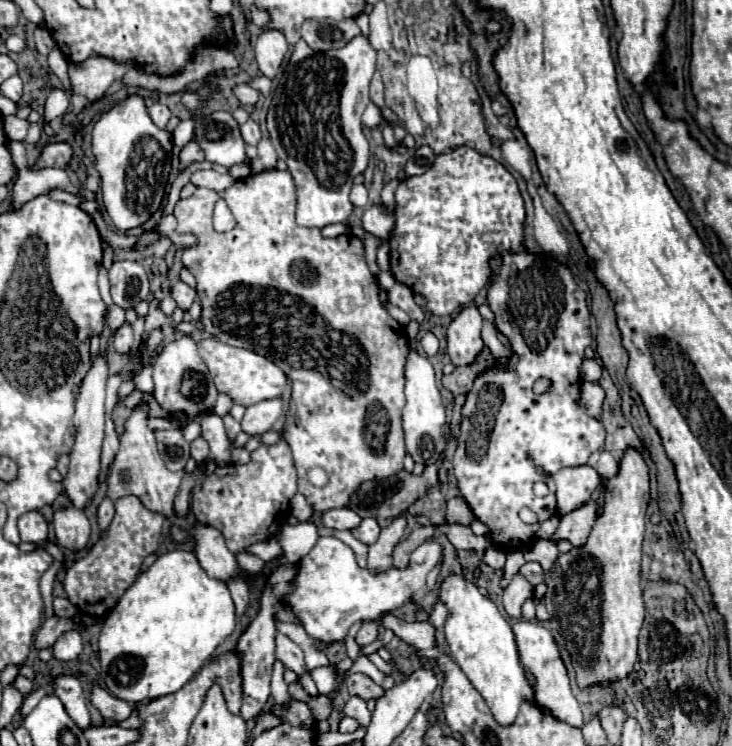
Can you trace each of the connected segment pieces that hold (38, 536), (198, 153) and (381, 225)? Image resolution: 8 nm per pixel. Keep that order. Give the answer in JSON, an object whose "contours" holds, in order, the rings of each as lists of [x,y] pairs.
{"contours":[[[[25,512],[17,520],[17,528],[23,542],[41,544],[47,540],[47,522],[39,512]]],[[[191,140],[183,150],[181,150],[181,170],[185,170],[191,162],[195,160],[203,160],[203,150],[197,146],[195,140]]],[[[381,204],[367,206],[363,212],[363,228],[379,238],[389,238],[395,224],[395,216],[387,212]]]]}

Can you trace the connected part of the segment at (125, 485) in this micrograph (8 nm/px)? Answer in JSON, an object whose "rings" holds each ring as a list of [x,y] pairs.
{"rings":[[[139,402],[137,408],[131,412],[131,416],[125,422],[125,432],[121,436],[121,448],[109,468],[107,478],[107,496],[111,500],[117,500],[121,496],[133,494],[137,496],[149,510],[159,512],[163,516],[173,514],[173,498],[179,490],[183,472],[169,472],[157,452],[153,430],[147,426],[149,420],[149,406],[147,402]]]}

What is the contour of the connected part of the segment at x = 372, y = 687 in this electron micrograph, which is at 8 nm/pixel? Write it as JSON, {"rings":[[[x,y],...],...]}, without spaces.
{"rings":[[[351,674],[347,678],[347,690],[349,690],[351,696],[361,696],[363,700],[371,700],[371,698],[381,698],[383,696],[383,688],[379,684],[375,684],[365,674]]]}

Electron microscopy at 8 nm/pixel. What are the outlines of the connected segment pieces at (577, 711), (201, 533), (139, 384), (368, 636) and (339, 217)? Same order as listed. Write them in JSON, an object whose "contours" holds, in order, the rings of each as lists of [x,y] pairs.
{"contours":[[[[517,620],[513,624],[513,634],[515,634],[515,642],[517,642],[517,652],[521,658],[521,664],[525,666],[527,672],[531,672],[531,676],[535,678],[533,684],[533,692],[535,692],[535,702],[551,712],[555,718],[581,728],[583,726],[583,718],[581,718],[581,708],[575,700],[575,696],[571,694],[569,688],[569,676],[565,670],[565,664],[559,656],[559,650],[555,646],[555,640],[551,636],[549,630],[545,630],[539,622],[529,622],[529,620]]],[[[195,524],[193,526],[195,556],[211,578],[227,582],[229,576],[235,576],[241,568],[235,562],[235,556],[227,550],[225,538],[217,528]]],[[[145,366],[139,374],[133,376],[133,384],[137,390],[145,392],[145,394],[151,394],[153,392],[153,366]]],[[[365,622],[365,624],[359,628],[359,632],[357,632],[357,636],[355,636],[355,642],[357,642],[359,646],[367,646],[367,644],[371,644],[375,638],[377,638],[377,624],[375,624],[375,622]]],[[[365,36],[353,38],[341,50],[315,52],[303,40],[293,48],[293,54],[285,66],[285,72],[279,80],[279,86],[273,94],[269,112],[267,112],[267,130],[271,144],[281,160],[289,166],[289,172],[297,186],[297,224],[309,228],[323,228],[327,224],[347,224],[347,218],[353,210],[349,202],[349,192],[353,178],[367,168],[369,162],[369,144],[363,134],[361,114],[369,104],[369,82],[375,72],[375,50],[371,48]]]]}

